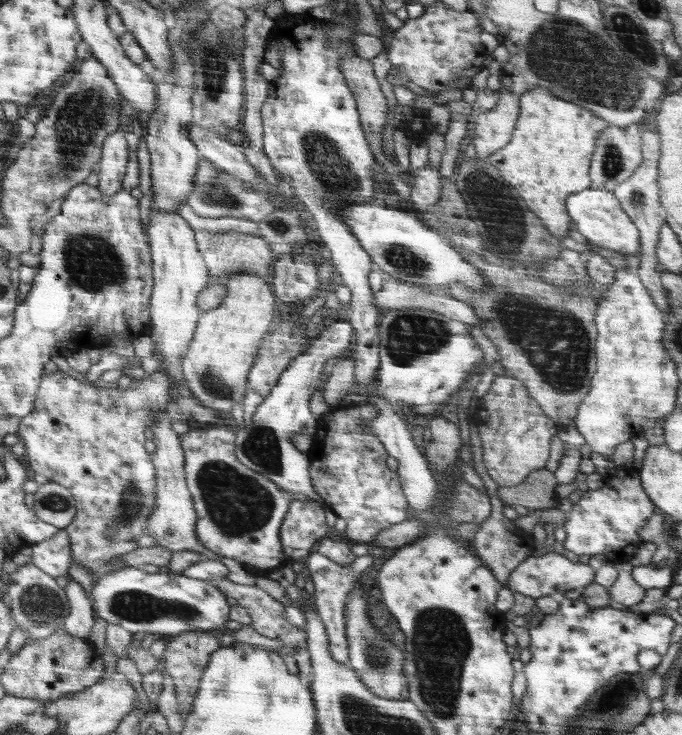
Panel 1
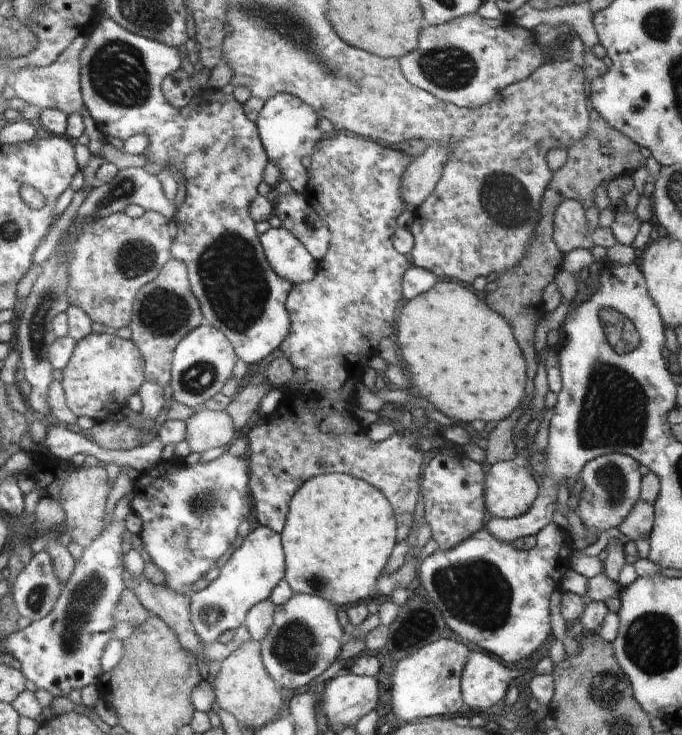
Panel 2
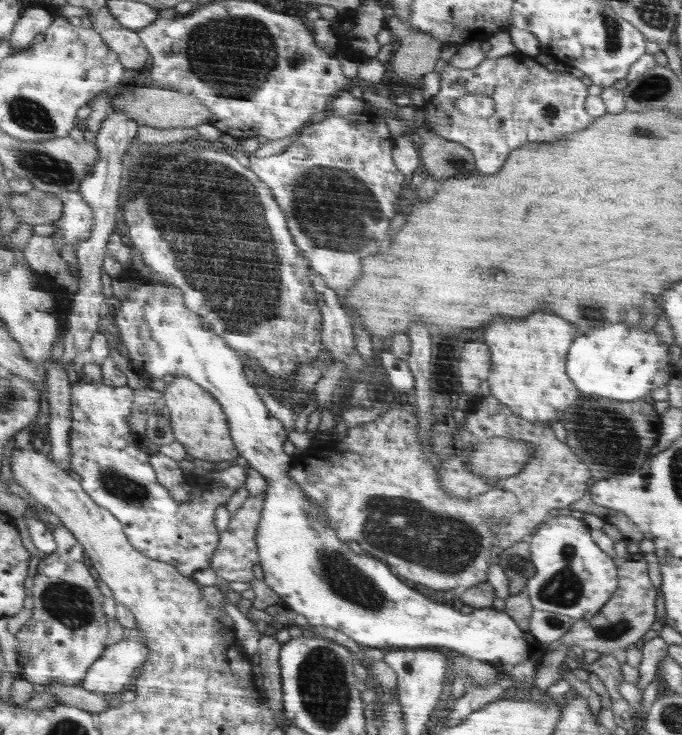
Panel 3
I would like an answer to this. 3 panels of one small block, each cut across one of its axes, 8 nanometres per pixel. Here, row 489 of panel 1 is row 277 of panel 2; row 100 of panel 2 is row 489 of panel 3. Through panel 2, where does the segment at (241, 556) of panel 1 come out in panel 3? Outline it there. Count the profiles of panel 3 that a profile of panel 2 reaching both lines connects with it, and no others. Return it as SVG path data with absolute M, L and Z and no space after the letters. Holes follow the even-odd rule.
M79 381L73 385L72 468L81 476L83 487L91 493L93 499L119 517L126 526L131 543L136 548L156 560L176 565L181 573L192 578L198 570L212 566L222 536L216 526L218 508L223 504L228 505L233 496L245 485L248 480L248 470L239 465L226 470L215 468L210 473L214 490L204 493L196 490L196 495L189 503L177 501L167 486L159 481L159 473L150 462L150 454L140 450L140 435L130 430L128 416L132 414L134 400L136 394L132 392L130 386L114 387L102 382L83 384Z

